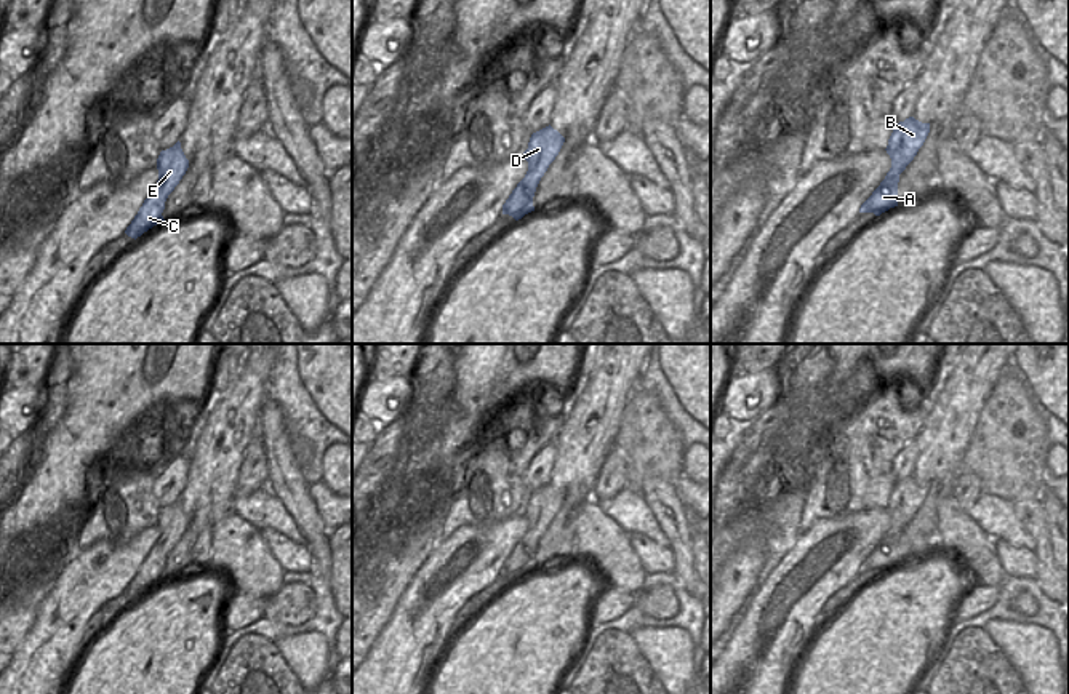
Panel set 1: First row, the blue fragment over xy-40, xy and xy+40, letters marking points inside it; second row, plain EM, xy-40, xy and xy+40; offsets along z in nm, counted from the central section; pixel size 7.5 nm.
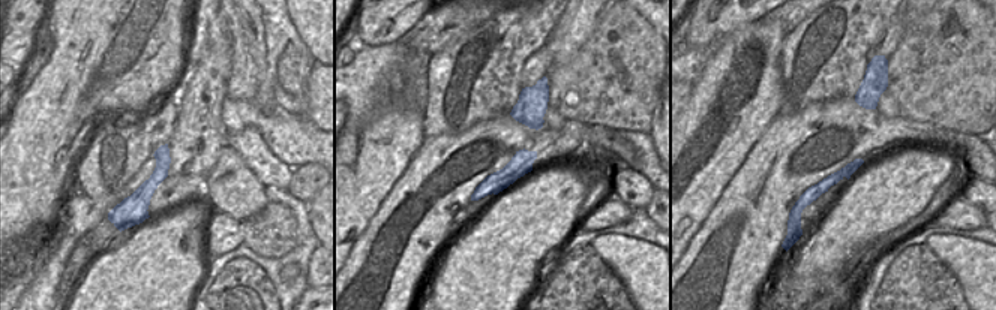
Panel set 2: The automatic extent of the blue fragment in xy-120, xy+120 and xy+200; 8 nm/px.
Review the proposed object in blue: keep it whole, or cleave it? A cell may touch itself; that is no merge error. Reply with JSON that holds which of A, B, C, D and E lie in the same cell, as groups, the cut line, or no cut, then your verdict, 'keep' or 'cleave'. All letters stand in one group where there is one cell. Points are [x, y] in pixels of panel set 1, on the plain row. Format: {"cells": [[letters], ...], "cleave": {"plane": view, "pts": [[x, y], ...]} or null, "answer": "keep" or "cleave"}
{"cells": [["A"], ["B", "C", "D", "E"]], "cleave": {"plane": "xy+40", "pts": [[885, 534], [898, 538]]}, "answer": "cleave"}

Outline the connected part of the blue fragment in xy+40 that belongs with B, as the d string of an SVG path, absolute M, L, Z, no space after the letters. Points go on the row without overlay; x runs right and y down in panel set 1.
M914 475L895 483L888 497L887 512L891 517L891 526L887 537L899 537L899 532L914 518L930 491L930 481L922 481Z

